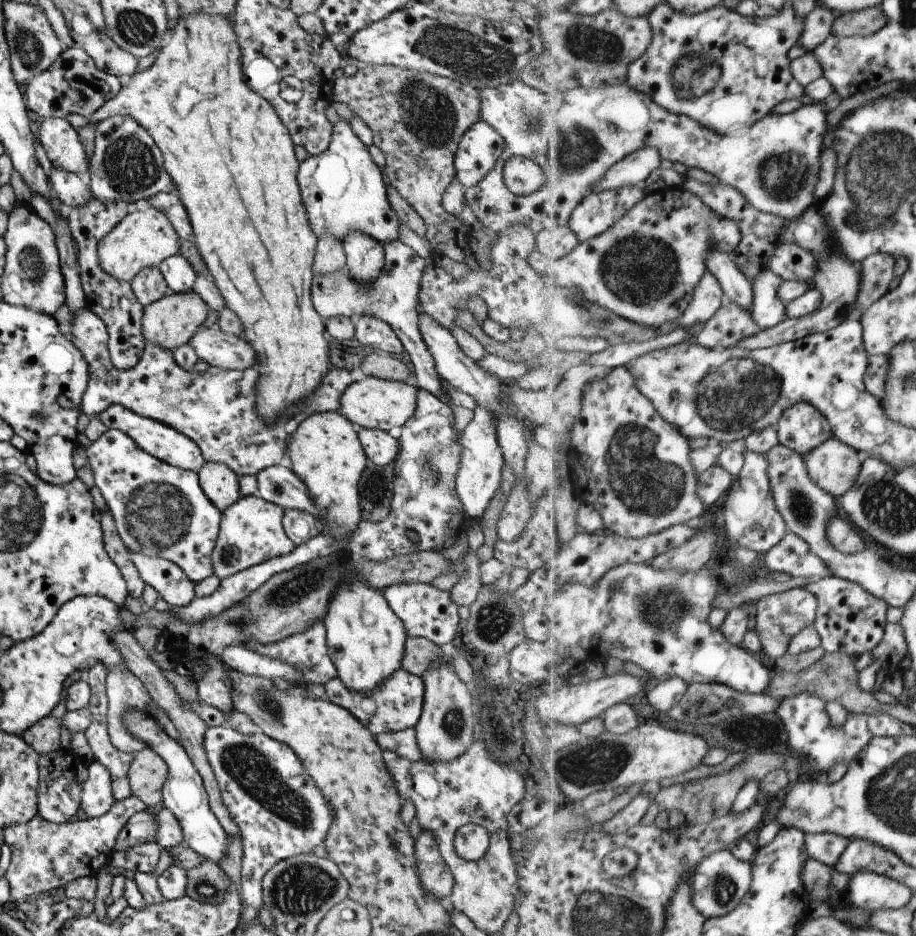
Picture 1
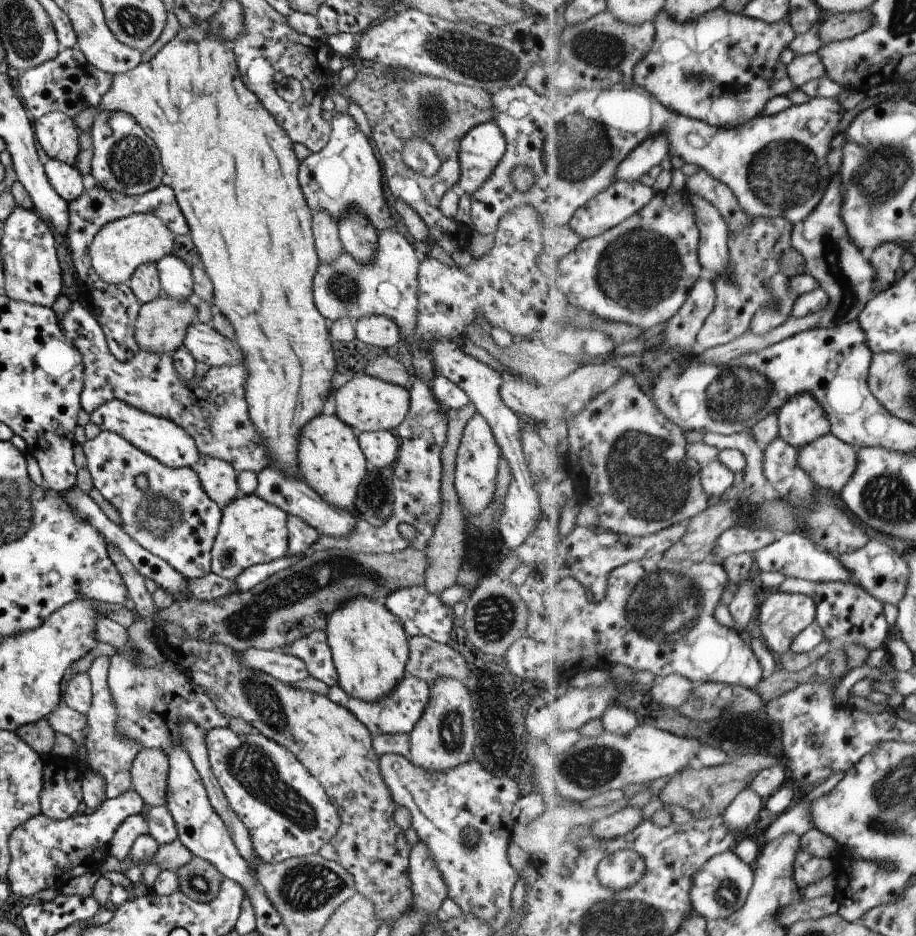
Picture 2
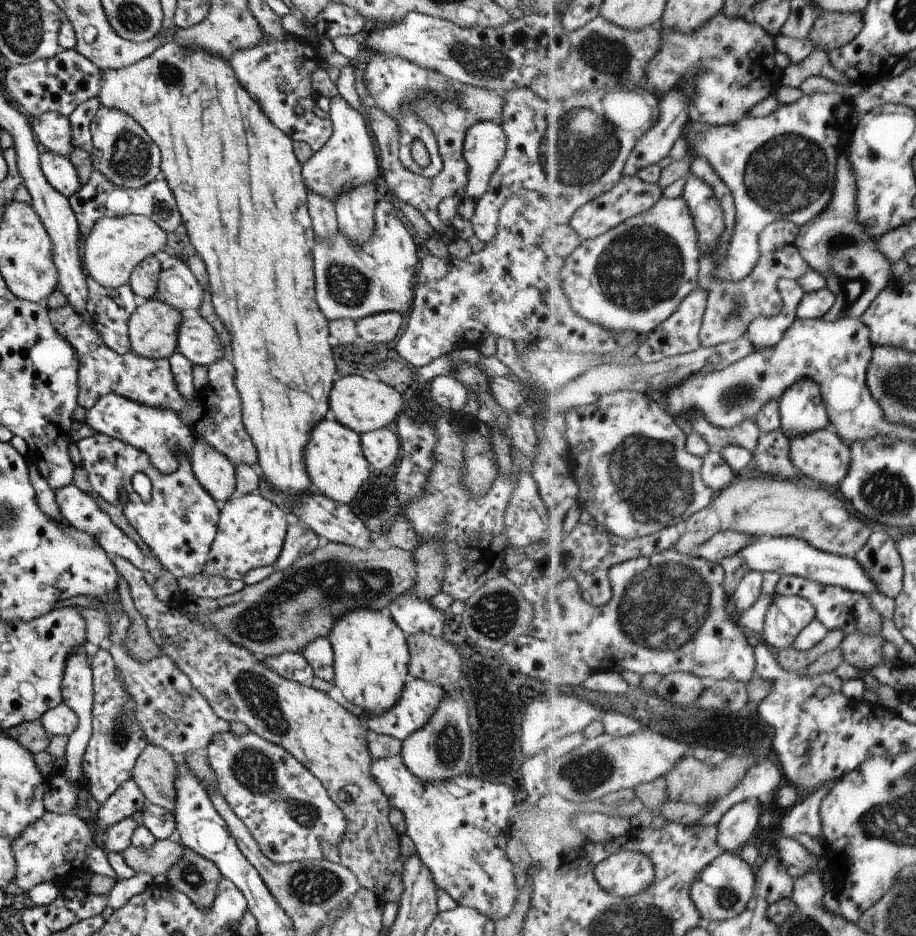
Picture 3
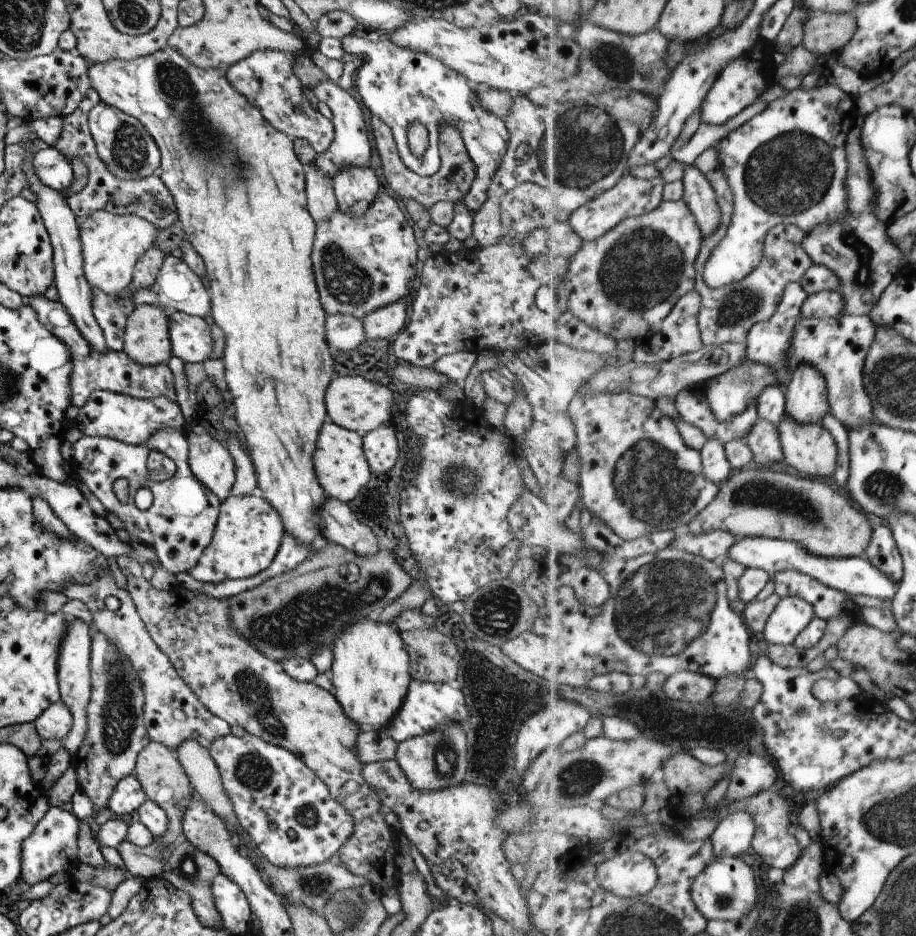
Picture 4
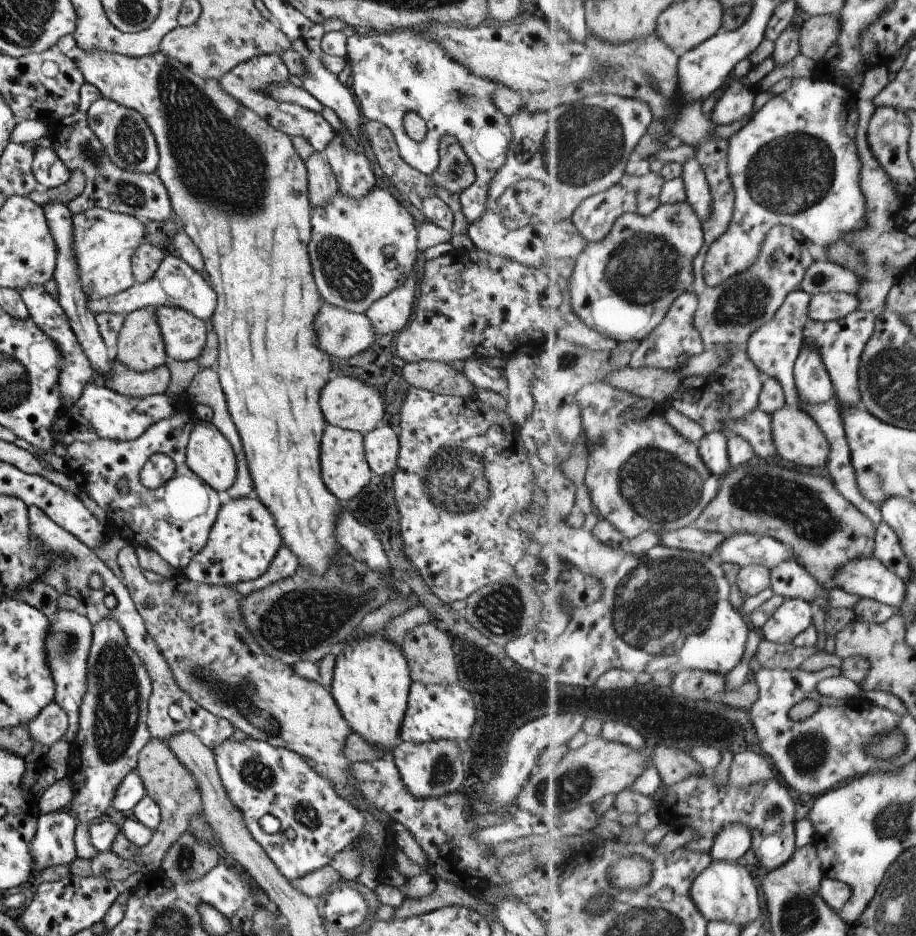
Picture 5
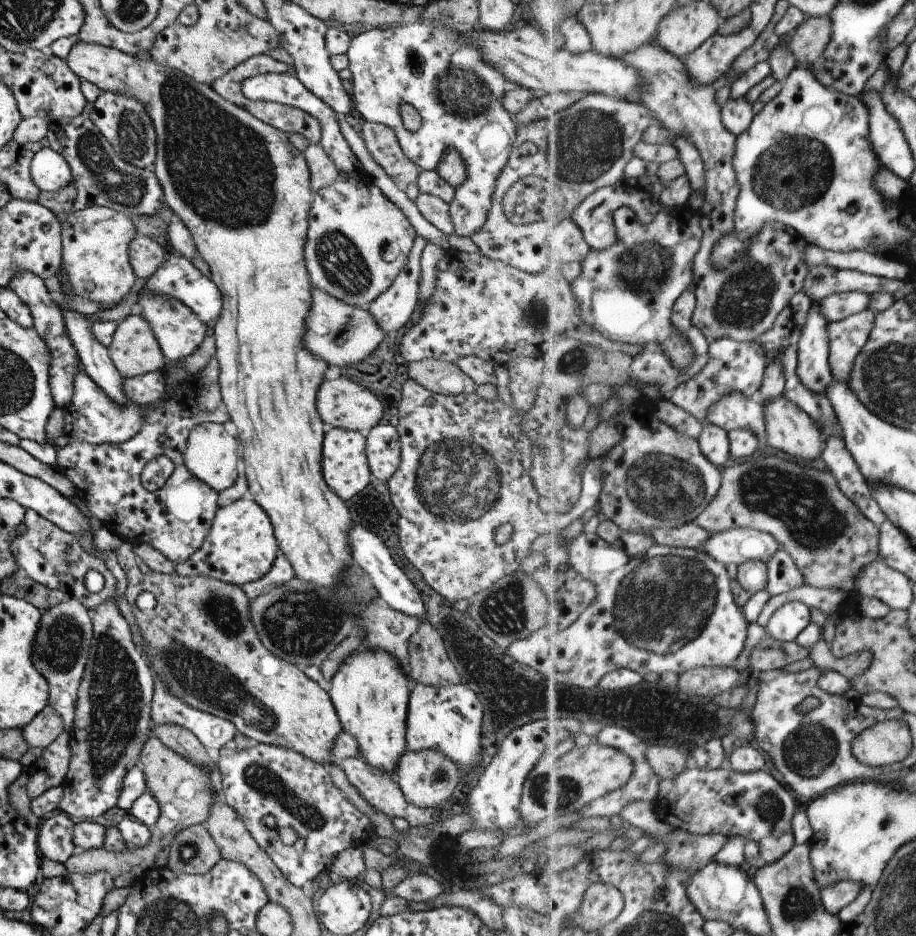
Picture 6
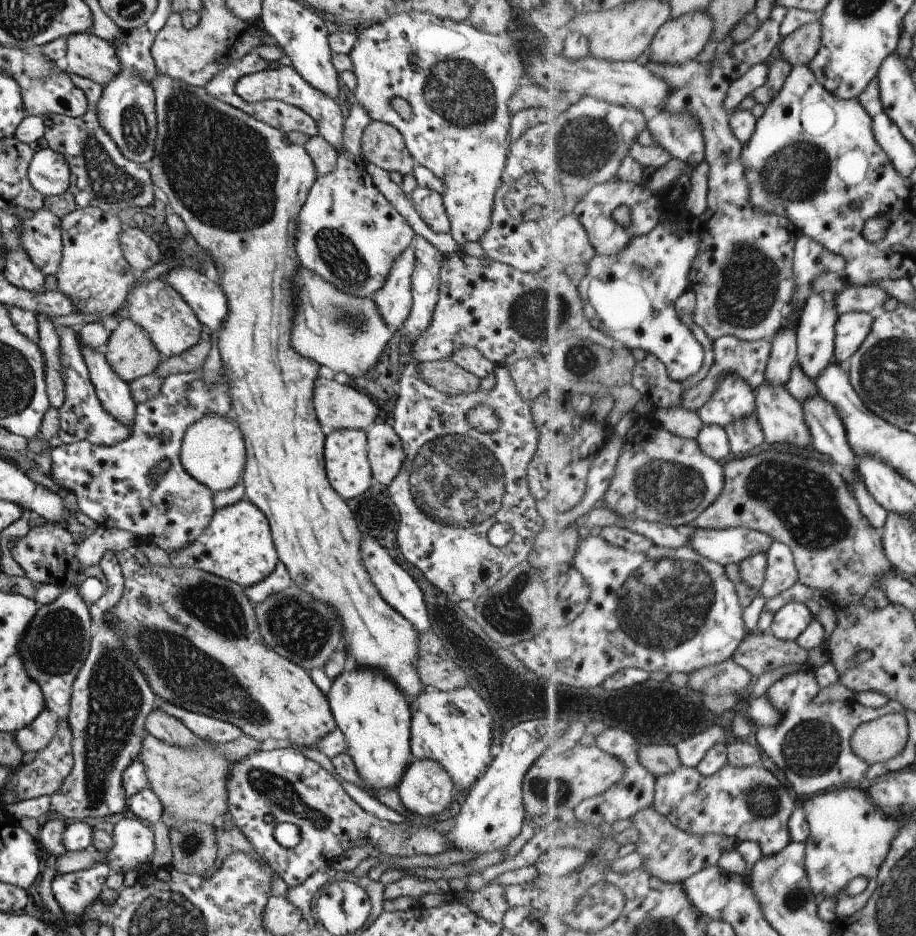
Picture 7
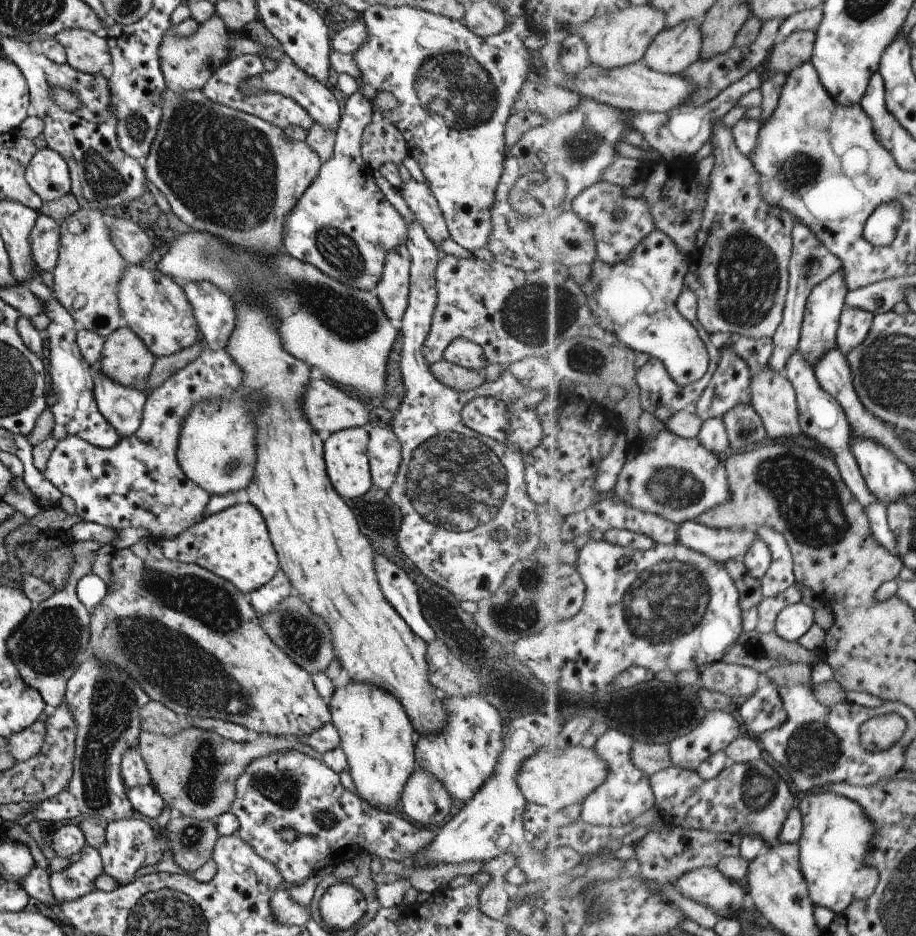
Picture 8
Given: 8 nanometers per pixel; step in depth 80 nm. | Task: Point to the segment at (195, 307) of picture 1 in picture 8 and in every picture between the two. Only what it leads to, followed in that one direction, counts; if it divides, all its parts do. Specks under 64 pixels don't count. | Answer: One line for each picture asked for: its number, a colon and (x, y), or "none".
2: (161, 323)
3: (152, 327)
4: (146, 340)
5: (139, 346)
6: (133, 349)
7: (128, 351)
8: (125, 359)

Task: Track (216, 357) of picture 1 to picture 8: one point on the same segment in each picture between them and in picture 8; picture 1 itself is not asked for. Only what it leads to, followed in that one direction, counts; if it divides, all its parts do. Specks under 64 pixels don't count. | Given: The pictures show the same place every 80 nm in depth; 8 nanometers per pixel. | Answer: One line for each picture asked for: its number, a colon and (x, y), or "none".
2: (205, 344)
3: (196, 341)
4: (190, 339)
5: (183, 335)
6: (178, 332)
7: (170, 324)
8: (153, 306)

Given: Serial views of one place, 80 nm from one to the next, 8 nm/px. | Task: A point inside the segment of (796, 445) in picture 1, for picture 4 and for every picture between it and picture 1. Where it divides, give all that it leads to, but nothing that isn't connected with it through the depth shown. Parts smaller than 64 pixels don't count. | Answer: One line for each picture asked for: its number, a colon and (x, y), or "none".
2: (802, 419)
3: (803, 411)
4: (807, 402)

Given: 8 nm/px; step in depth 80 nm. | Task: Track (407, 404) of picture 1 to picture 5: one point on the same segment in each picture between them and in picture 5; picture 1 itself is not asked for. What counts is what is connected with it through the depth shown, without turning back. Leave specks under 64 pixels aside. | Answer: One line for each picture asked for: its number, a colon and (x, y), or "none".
2: (365, 404)
3: (362, 405)
4: (359, 405)
5: (345, 402)

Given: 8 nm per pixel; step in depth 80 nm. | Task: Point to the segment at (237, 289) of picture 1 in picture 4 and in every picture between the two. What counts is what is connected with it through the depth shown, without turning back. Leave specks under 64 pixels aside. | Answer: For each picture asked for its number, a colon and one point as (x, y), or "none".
2: (235, 180)
3: (237, 184)
4: (238, 189)

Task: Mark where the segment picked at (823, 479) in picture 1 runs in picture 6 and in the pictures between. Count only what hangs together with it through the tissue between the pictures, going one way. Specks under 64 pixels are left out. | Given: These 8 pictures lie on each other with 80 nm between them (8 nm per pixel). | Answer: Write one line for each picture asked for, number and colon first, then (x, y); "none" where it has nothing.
2: (831, 463)
3: (824, 456)
4: (812, 449)
5: (799, 438)
6: (790, 429)

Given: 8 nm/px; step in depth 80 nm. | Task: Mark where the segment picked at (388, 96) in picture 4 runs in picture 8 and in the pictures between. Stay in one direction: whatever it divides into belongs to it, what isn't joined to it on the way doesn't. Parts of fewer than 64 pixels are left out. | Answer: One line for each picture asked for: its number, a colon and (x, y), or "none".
5: (393, 73)
6: (424, 64)
7: (457, 80)
8: (454, 89)

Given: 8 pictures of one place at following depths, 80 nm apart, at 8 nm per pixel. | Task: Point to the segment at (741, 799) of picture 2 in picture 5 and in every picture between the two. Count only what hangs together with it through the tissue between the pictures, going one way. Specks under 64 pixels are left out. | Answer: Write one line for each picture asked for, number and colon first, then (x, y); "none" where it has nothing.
3: (739, 823)
4: (734, 835)
5: (732, 843)

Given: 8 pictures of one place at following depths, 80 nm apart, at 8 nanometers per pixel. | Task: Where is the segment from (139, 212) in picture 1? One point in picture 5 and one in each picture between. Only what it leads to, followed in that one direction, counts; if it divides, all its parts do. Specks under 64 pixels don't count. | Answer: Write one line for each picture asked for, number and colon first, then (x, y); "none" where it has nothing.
2: (120, 246)
3: (113, 247)
4: (110, 244)
5: (103, 241)

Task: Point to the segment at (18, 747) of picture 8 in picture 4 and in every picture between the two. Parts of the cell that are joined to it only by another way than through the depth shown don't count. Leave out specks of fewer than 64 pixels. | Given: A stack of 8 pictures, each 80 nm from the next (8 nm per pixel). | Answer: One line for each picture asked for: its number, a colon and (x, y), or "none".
4: (55, 721)
5: (49, 725)
6: (46, 725)
7: (37, 734)

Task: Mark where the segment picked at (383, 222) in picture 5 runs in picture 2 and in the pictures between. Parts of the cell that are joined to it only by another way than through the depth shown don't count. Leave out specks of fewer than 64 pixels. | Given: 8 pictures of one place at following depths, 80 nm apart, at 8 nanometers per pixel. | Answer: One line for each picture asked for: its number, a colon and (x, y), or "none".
2: (387, 287)
3: (351, 281)
4: (360, 265)

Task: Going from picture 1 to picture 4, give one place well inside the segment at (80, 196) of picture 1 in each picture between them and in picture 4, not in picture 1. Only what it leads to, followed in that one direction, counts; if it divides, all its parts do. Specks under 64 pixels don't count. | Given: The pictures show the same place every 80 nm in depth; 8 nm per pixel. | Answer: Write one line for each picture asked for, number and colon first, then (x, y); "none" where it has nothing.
2: (66, 181)
3: (59, 173)
4: (51, 167)

